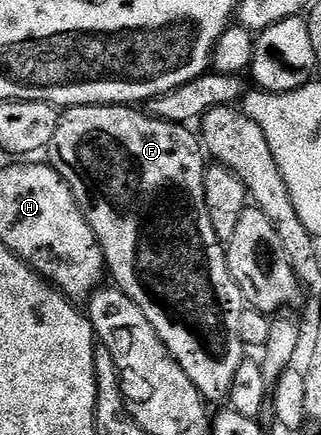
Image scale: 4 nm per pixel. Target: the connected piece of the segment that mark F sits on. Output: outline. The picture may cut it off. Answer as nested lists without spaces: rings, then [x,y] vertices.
[[[81,104],[78,108],[68,108],[60,115],[57,128],[53,133],[51,144],[45,149],[46,159],[52,168],[61,174],[61,178],[66,181],[72,179],[71,172],[75,175],[74,183],[83,184],[75,194],[75,201],[79,203],[79,209],[85,214],[85,218],[91,223],[93,234],[97,238],[99,248],[103,252],[103,262],[106,271],[113,279],[114,287],[123,291],[126,296],[133,298],[137,306],[145,313],[145,318],[149,318],[149,323],[153,325],[153,330],[165,342],[169,354],[189,374],[189,382],[197,386],[197,390],[208,402],[214,400],[226,401],[231,394],[233,386],[233,374],[237,374],[237,366],[245,359],[245,345],[239,333],[239,323],[241,314],[245,307],[245,301],[241,290],[233,282],[233,278],[227,272],[227,254],[224,241],[219,239],[218,234],[213,230],[213,222],[209,222],[207,207],[203,201],[203,173],[205,171],[204,153],[201,151],[201,140],[195,136],[186,124],[174,124],[168,120],[158,120],[155,116],[141,111],[135,106],[124,106],[121,104]]]

